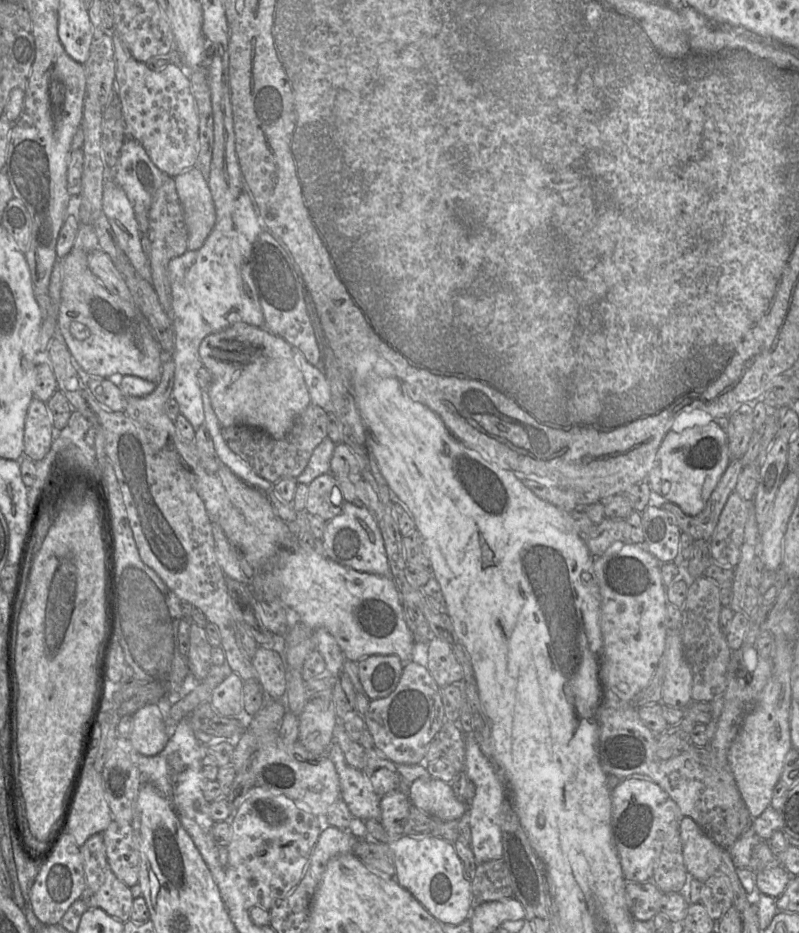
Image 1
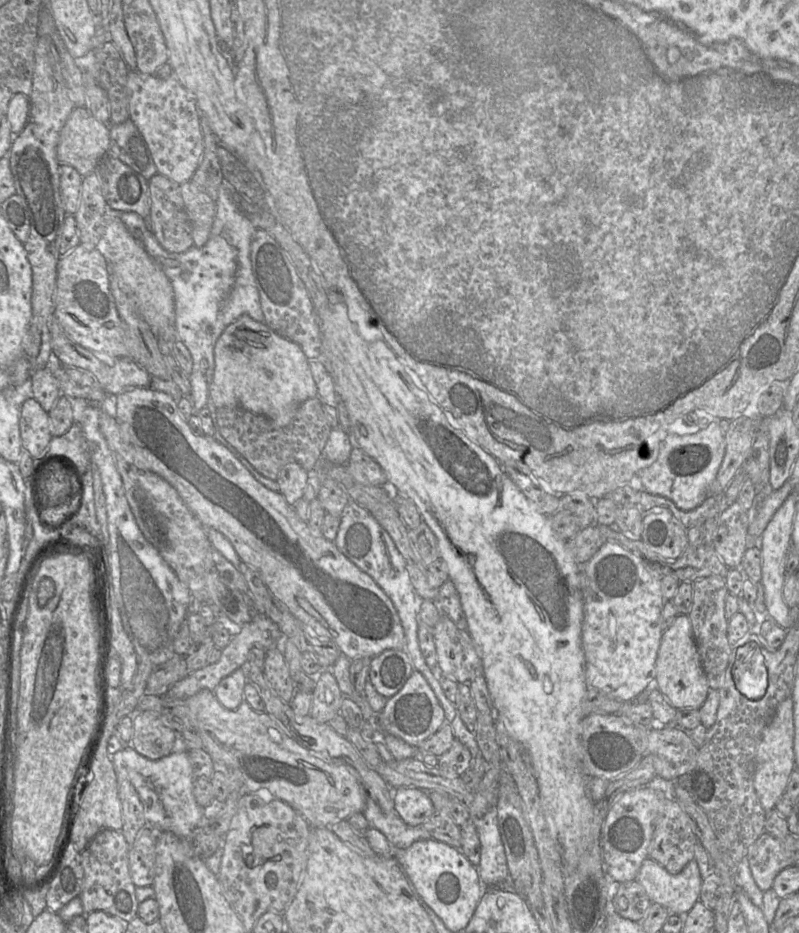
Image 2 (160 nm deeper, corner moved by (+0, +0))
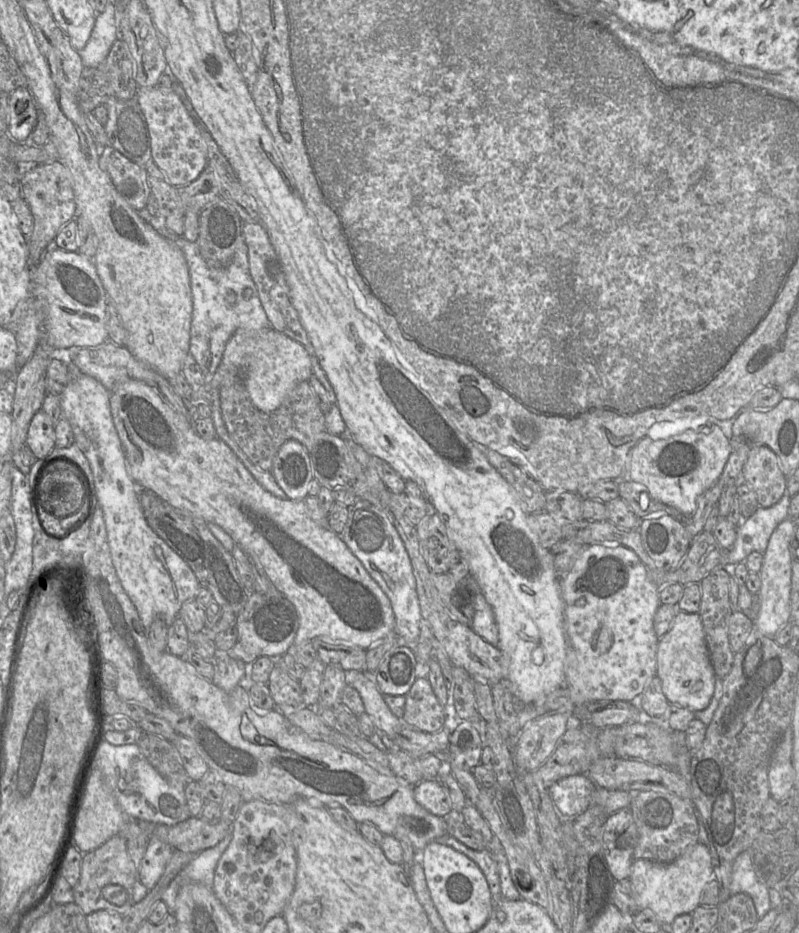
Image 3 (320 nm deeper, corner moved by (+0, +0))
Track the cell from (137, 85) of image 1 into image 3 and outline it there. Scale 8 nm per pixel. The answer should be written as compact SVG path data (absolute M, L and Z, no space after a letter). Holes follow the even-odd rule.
M138 88L136 99L147 124L152 160L174 187L196 180L208 164L207 146L179 96L157 88Z

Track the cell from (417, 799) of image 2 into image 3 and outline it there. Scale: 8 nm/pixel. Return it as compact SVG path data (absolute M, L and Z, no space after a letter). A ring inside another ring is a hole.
M437 778L417 783L413 795L420 806L436 816L444 817L452 810L447 792Z

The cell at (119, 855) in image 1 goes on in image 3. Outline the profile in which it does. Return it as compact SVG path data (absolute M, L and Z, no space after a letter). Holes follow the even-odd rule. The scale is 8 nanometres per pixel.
M150 838L138 868L138 879L151 890L162 876L174 848L158 838Z

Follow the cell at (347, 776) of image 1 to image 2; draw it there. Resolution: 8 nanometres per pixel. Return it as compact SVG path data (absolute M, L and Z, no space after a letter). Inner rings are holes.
M368 795L362 813L369 826L381 831L394 849L407 848L415 841L432 838L422 825L407 825L396 811L383 812L379 805Z

